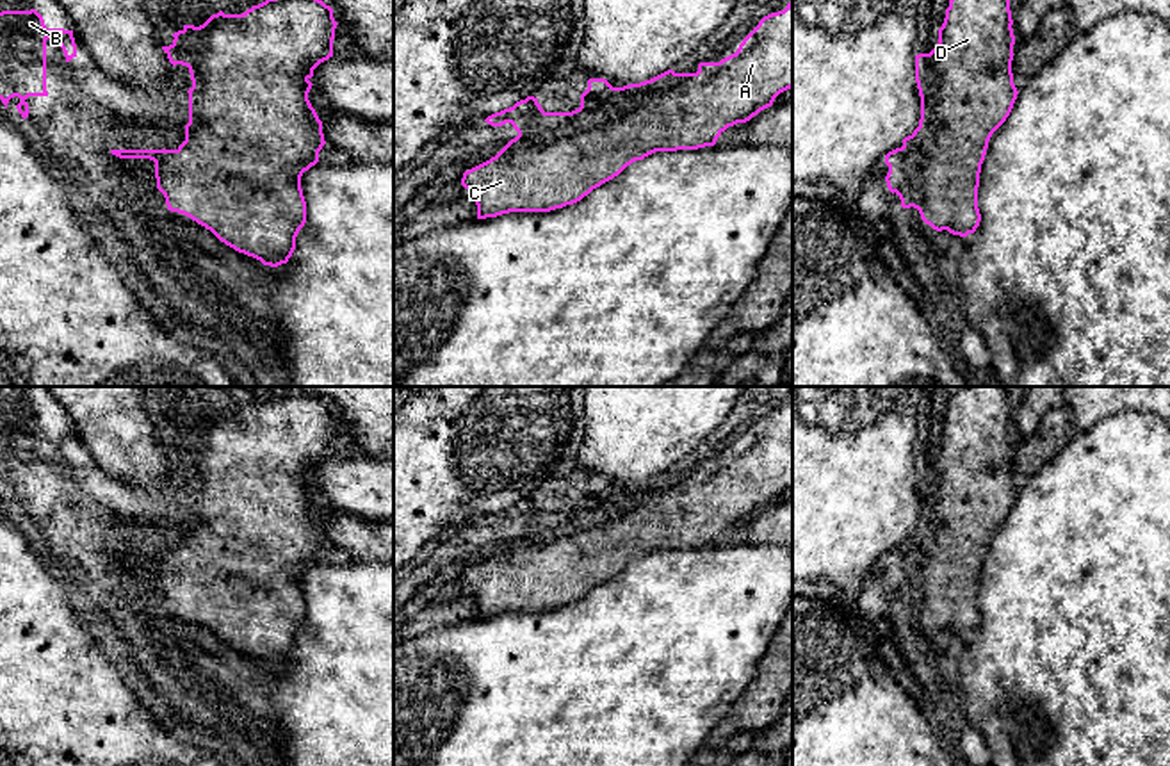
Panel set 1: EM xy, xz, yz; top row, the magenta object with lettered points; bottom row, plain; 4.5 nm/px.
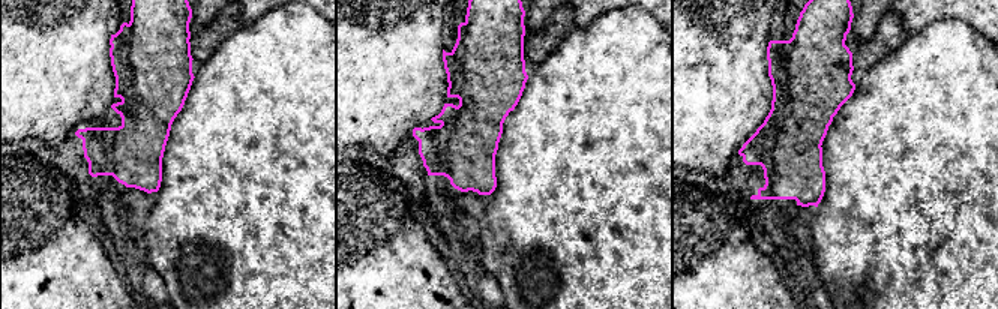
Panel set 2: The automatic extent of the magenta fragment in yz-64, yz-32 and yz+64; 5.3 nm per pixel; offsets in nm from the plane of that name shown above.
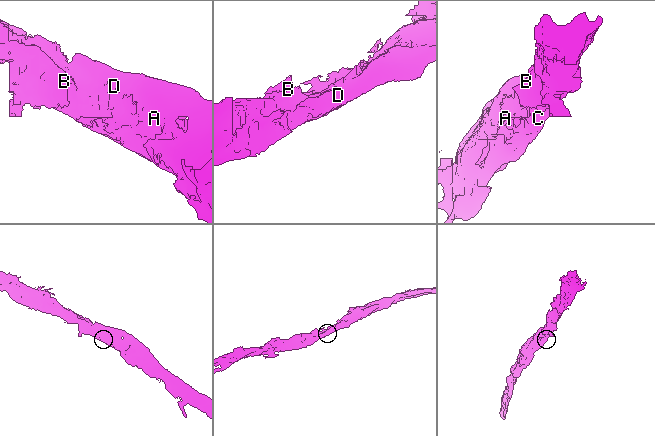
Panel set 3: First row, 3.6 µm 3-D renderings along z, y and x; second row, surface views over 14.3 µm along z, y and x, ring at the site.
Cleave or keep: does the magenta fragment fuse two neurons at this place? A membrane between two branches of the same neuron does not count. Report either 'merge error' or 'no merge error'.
no merge error

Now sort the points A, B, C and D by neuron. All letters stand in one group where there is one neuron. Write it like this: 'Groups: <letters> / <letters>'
Groups: A B C D

